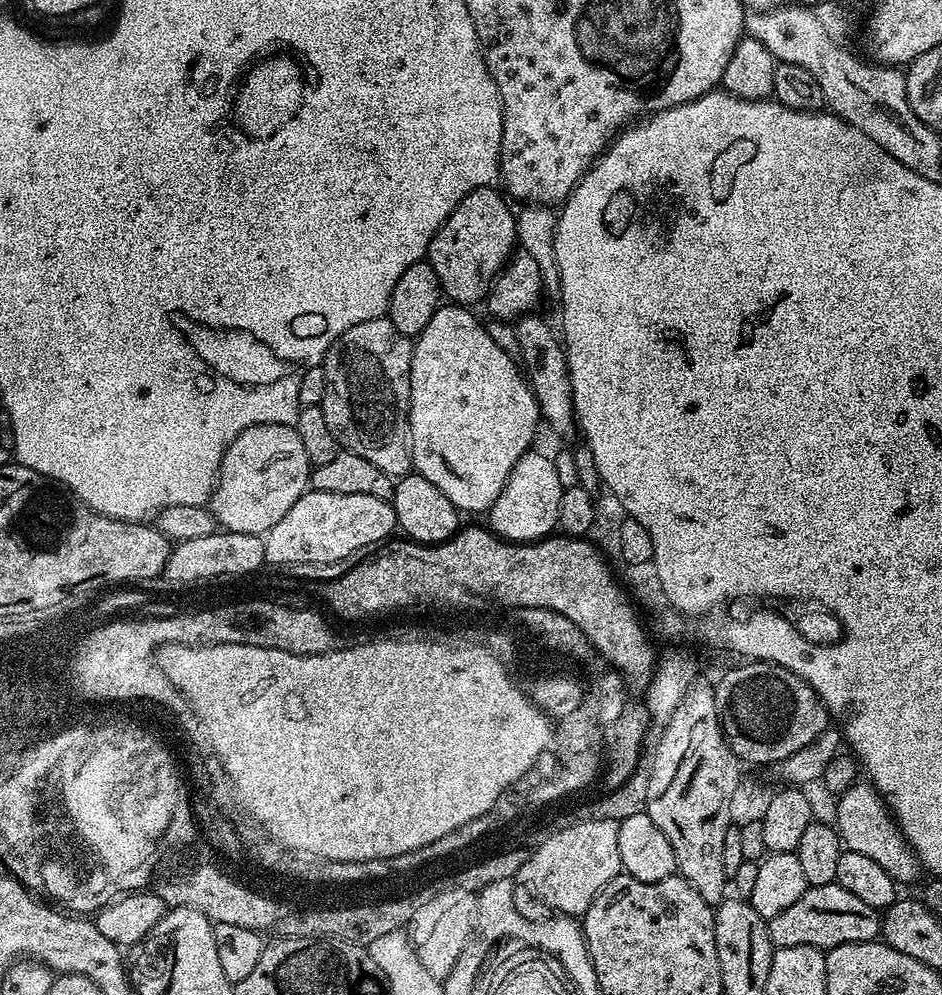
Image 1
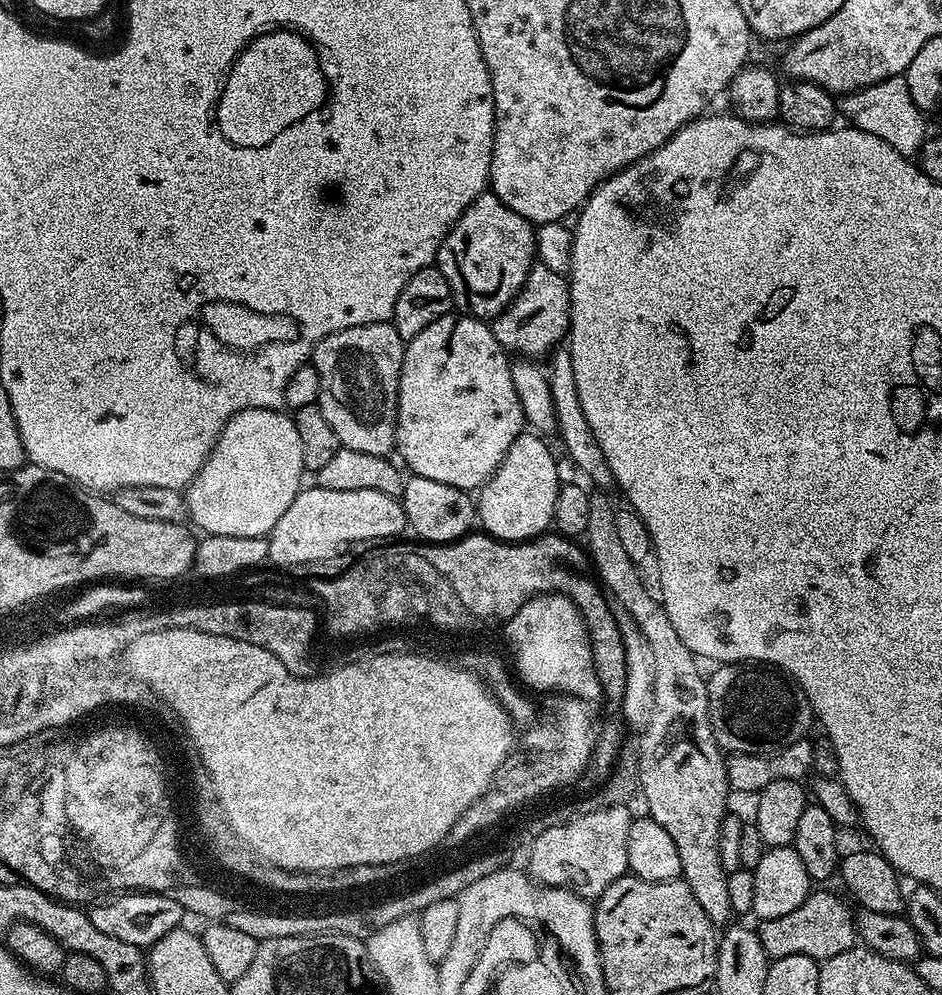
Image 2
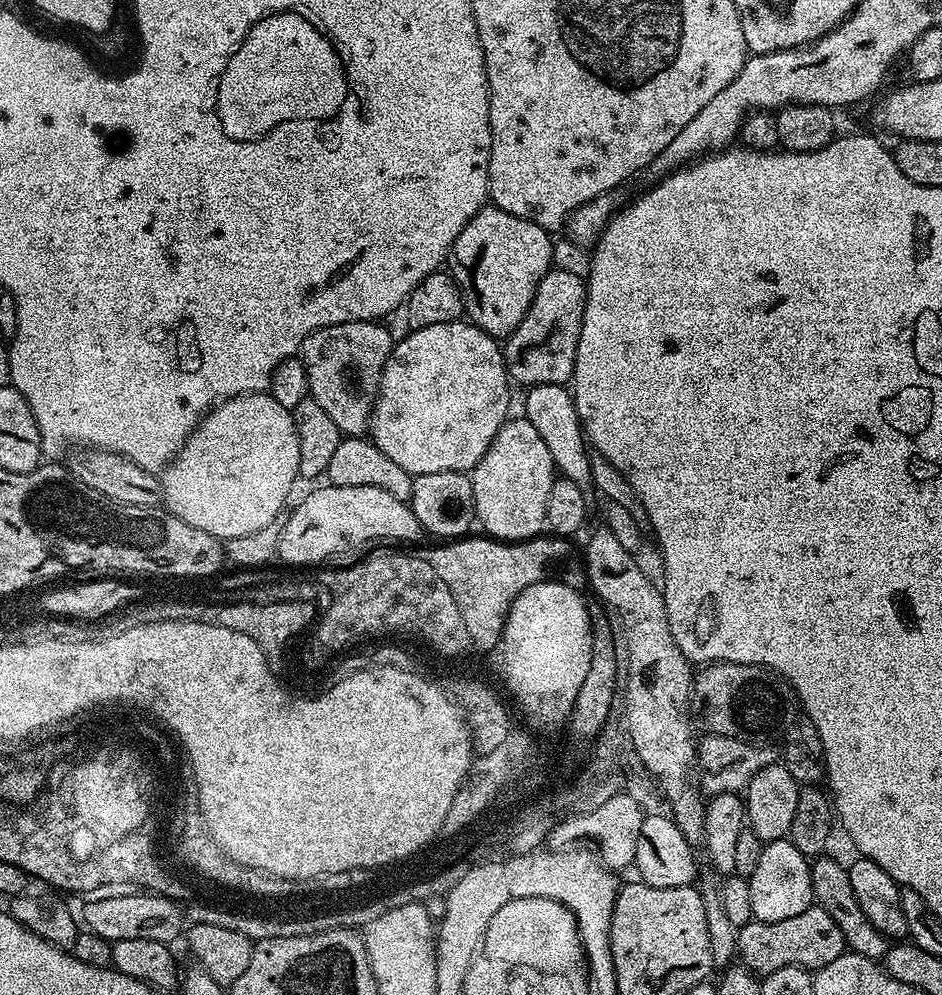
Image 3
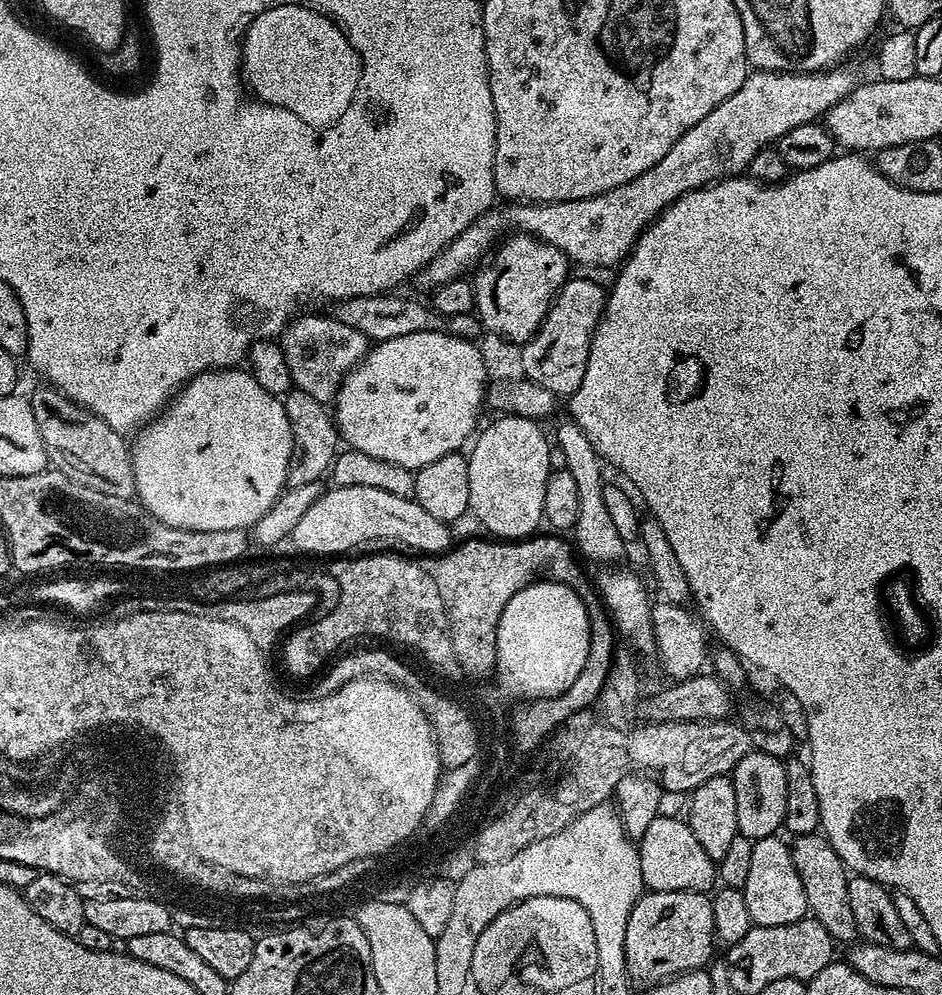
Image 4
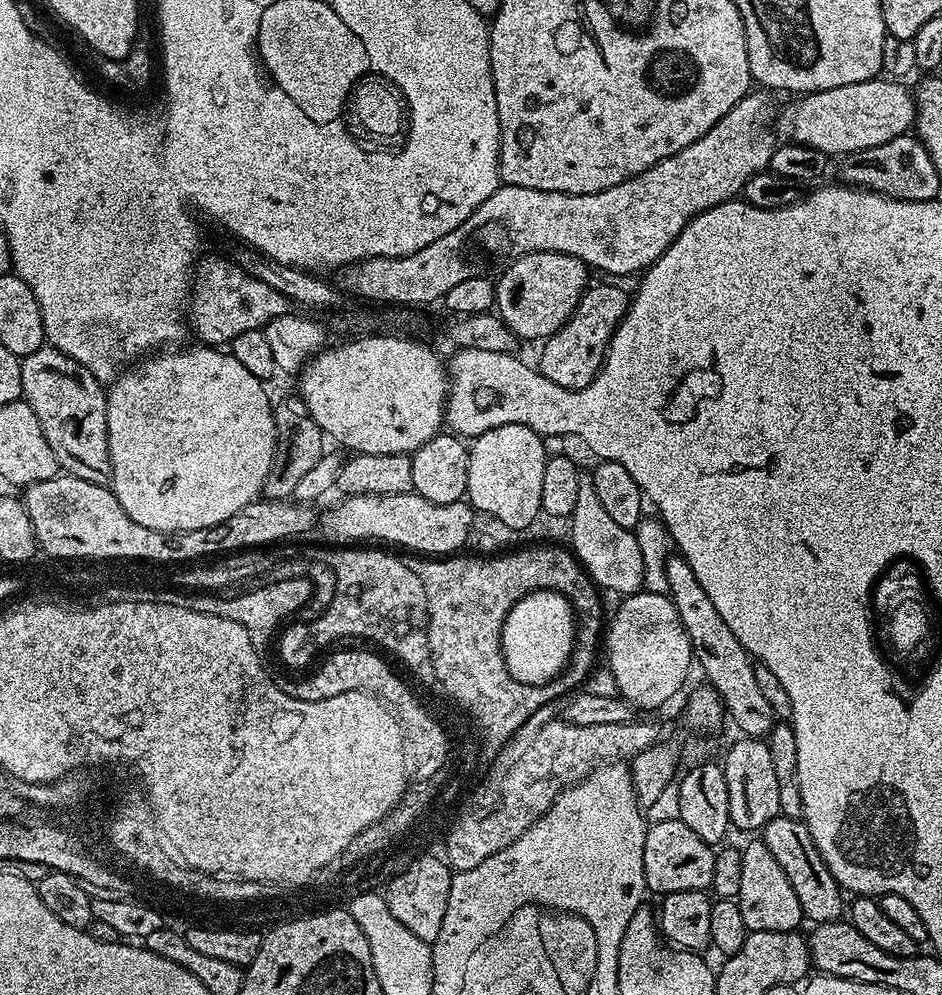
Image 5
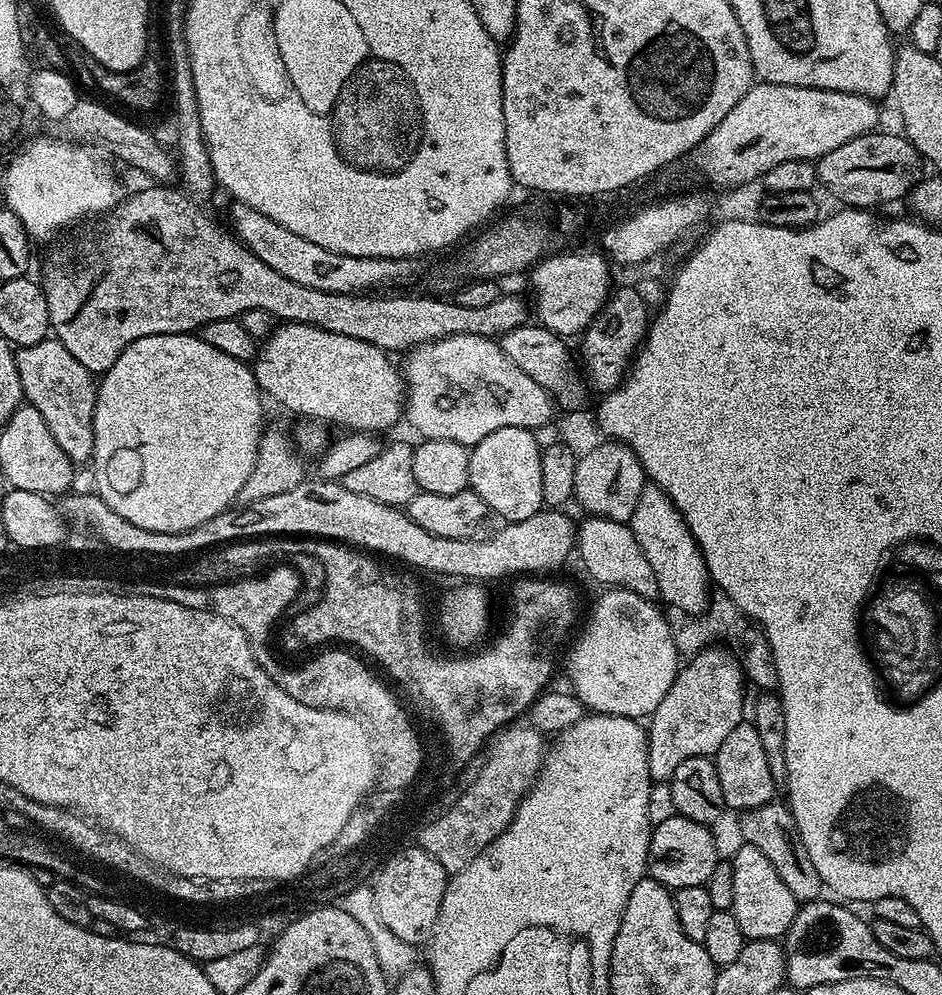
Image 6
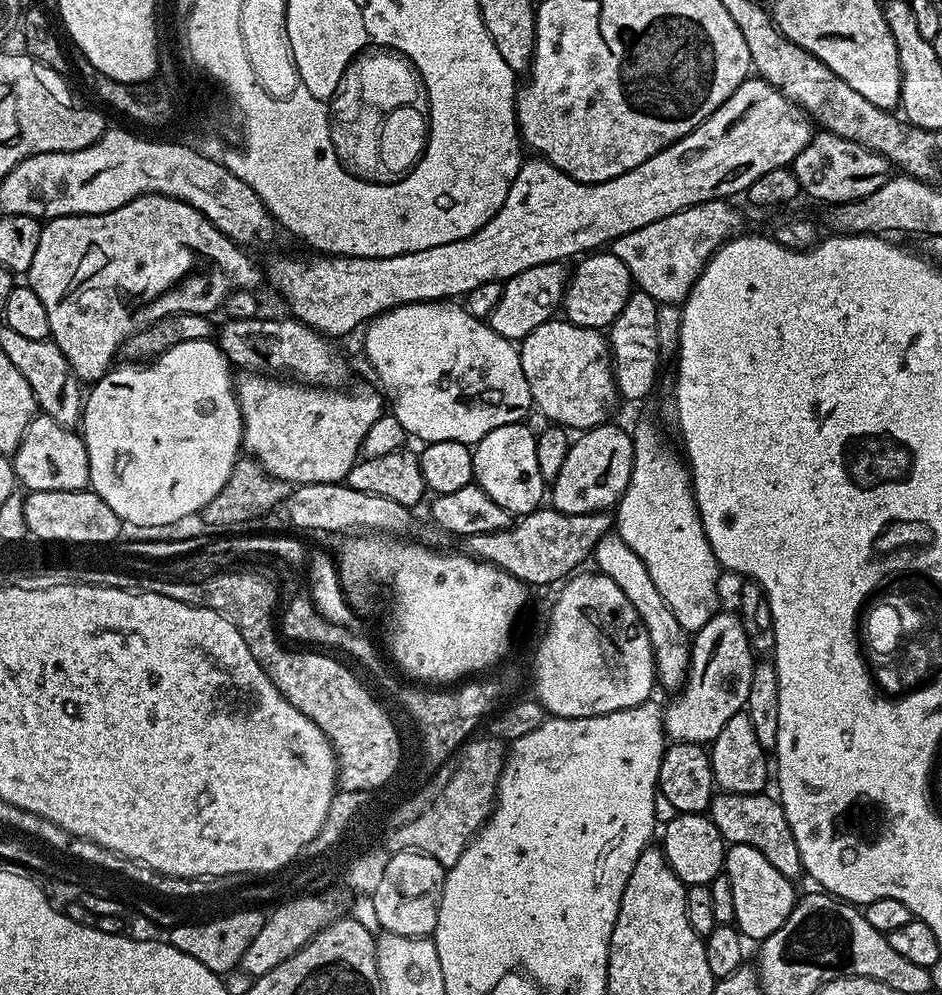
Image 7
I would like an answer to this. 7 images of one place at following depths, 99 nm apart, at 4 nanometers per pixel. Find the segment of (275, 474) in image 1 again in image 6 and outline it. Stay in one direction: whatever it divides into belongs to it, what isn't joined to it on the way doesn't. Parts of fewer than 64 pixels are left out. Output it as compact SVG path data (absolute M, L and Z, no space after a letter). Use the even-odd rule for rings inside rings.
M175 332L165 336L147 336L130 342L130 346L126 346L126 350L118 354L118 362L114 362L114 366L110 366L110 370L103 373L96 390L92 423L94 450L90 461L91 467L96 467L95 491L104 499L106 506L114 510L114 514L122 514L126 522L134 522L134 526L142 526L142 530L185 532L194 526L202 526L202 522L214 518L214 514L233 507L242 486L246 486L246 478L250 478L254 470L256 456L260 453L260 437L266 427L263 402L265 403L251 367L243 360L230 358L230 354L222 350L214 350L214 346L200 339L199 335Z

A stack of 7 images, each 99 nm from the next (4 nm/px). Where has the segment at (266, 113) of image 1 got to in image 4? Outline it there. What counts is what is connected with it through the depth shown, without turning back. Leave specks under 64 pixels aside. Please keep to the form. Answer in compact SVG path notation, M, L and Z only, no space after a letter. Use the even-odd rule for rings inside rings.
M282 2L268 16L254 18L244 39L252 44L272 40L276 48L245 48L248 56L240 56L243 79L255 99L282 106L315 128L329 128L340 116L340 31L335 19L324 14L299 2Z

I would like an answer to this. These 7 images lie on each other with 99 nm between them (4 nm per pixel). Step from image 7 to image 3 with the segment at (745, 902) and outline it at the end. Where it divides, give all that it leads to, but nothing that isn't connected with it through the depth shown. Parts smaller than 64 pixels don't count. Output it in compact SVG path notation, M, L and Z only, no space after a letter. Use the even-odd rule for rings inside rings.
M770 840L764 844L762 855L754 874L747 877L750 886L750 903L753 920L762 922L782 922L794 918L802 910L813 907L812 865L809 857L803 856L791 840Z

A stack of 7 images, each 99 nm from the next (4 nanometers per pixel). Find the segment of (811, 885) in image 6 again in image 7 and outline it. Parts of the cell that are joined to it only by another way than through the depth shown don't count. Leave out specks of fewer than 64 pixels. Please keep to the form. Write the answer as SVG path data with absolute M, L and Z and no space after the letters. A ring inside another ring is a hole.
M717 791L712 797L707 815L711 816L714 826L718 826L729 845L754 846L754 850L759 850L761 854L766 854L766 858L770 858L773 866L778 866L787 880L795 881L796 875L804 872L802 854L798 850L798 842L794 842L794 830L790 830L790 822L786 822L786 814L779 799L775 795L768 795L764 792L734 794Z

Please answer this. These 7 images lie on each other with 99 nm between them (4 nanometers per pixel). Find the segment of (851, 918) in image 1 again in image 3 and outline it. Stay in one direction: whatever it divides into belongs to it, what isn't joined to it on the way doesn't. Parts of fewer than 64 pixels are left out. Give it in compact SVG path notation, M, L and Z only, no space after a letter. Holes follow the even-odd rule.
M819 906L802 910L802 914L785 918L782 922L753 920L745 928L739 929L736 947L743 967L760 978L774 974L774 970L782 970L782 966L798 966L809 970L830 966L834 958L846 951L838 922L834 922L834 918L830 918L830 914L826 914L826 910Z

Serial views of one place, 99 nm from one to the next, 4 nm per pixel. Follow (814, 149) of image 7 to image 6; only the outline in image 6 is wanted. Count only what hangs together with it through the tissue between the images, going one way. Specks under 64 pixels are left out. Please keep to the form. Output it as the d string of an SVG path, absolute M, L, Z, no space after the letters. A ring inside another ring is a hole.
M877 130L854 138L821 156L815 161L816 179L841 200L841 205L876 210L879 204L892 204L911 193L922 179L920 164L920 152L907 136Z

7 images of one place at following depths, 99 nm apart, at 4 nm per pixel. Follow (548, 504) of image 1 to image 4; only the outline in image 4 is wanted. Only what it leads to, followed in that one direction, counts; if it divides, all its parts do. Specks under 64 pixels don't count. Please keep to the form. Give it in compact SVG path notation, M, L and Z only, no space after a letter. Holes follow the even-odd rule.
M511 414L497 415L493 424L488 424L479 429L478 435L471 441L468 457L468 473L470 474L470 502L468 507L471 515L476 515L476 520L493 537L504 542L523 540L541 527L544 511L542 501L546 495L546 478L552 473L553 449L550 440L544 437L544 432L539 428L537 421L531 416L514 416Z

